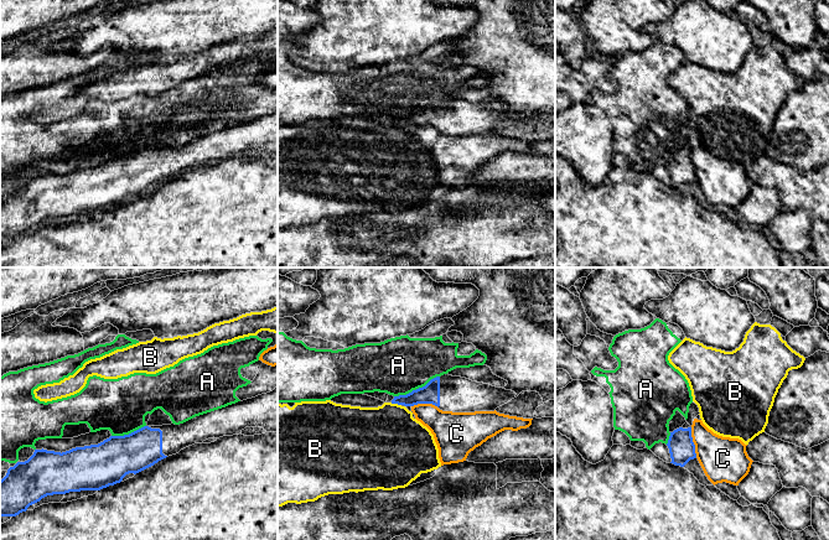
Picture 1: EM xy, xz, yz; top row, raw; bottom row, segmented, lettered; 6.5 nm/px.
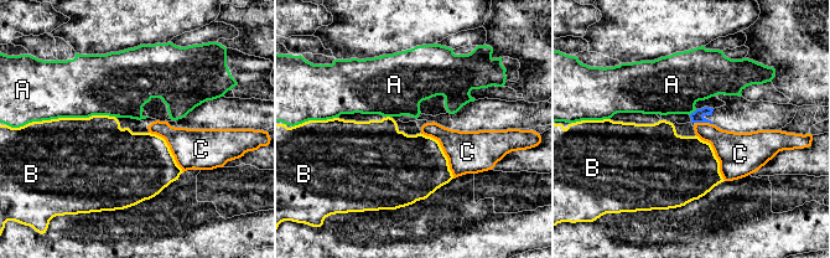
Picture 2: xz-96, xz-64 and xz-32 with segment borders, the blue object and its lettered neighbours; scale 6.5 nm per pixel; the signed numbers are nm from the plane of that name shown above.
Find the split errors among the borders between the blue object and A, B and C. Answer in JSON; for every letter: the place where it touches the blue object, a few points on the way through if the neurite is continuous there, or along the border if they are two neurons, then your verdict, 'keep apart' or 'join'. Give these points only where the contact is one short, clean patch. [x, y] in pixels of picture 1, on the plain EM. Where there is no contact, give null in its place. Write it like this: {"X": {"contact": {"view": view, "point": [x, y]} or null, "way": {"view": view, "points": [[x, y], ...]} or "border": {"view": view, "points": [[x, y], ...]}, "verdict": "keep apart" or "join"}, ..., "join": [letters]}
{"A": {"contact": {"view": "xz", "point": [416, 112]}, "verdict": "keep apart"}, "B": {"contact": {"view": "xz", "point": [395, 125]}, "border": {"view": "xz", "points": [[390, 125], [400, 128]]}, "verdict": "keep apart"}, "C": {"contact": {"view": "yz", "point": [693, 165]}, "verdict": "keep apart"}, "join": []}

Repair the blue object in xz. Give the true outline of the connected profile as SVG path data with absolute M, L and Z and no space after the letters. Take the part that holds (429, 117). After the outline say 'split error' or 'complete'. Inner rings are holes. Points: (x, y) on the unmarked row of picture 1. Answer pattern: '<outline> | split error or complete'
M444 97L406 118L394 119L392 126L432 126L442 134L452 135L494 134L515 118L512 113Z | split error

